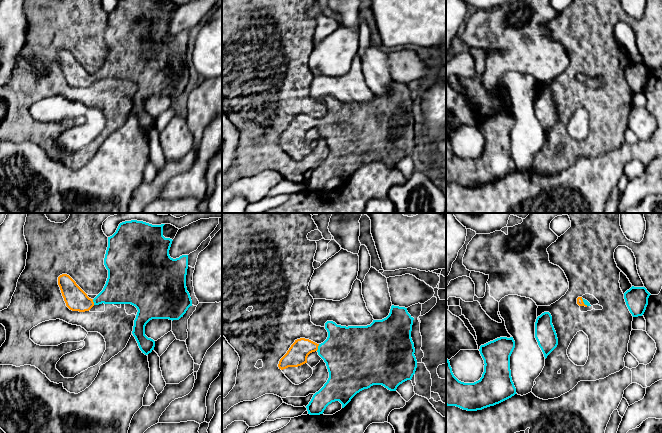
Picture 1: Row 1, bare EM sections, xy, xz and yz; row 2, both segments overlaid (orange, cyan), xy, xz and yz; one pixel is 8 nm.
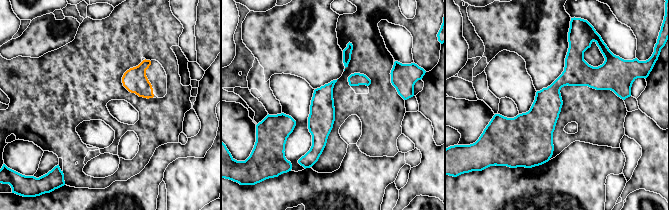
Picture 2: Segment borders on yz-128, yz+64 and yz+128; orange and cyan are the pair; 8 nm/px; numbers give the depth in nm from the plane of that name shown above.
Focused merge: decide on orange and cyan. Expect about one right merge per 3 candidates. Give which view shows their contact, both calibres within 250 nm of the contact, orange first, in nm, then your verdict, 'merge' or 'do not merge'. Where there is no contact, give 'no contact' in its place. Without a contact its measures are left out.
meets orange in xz; 160 nm thick on the orange side, 400 nm on the other; merge

